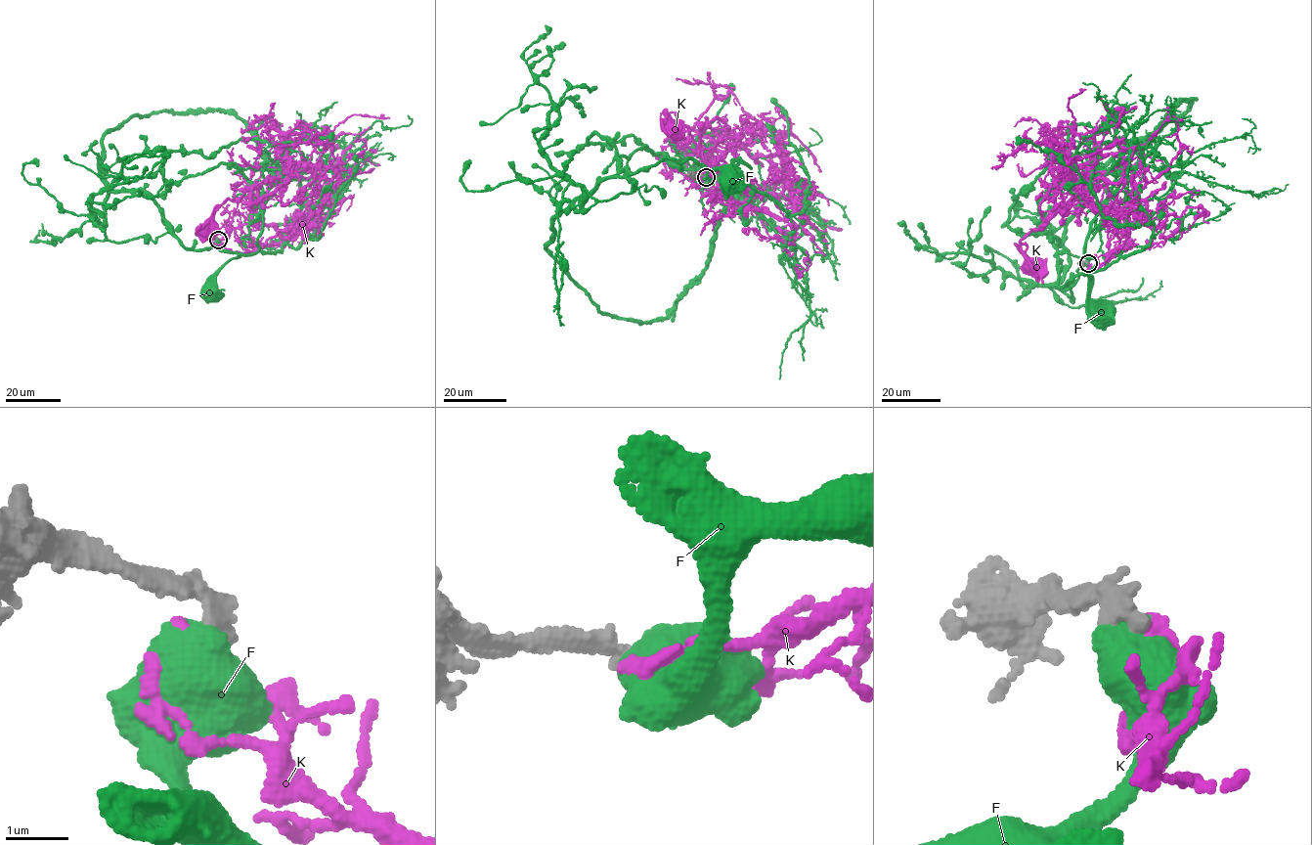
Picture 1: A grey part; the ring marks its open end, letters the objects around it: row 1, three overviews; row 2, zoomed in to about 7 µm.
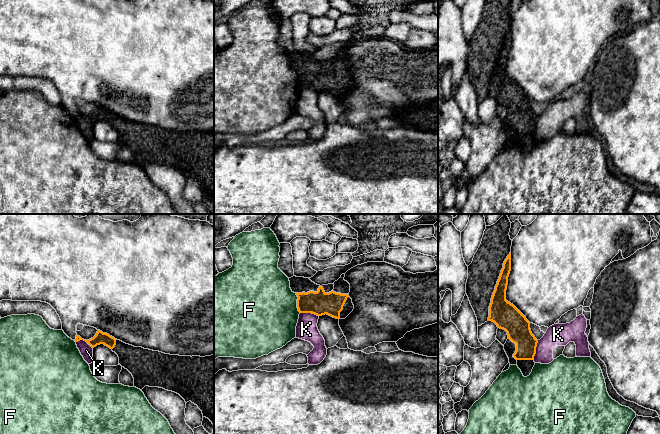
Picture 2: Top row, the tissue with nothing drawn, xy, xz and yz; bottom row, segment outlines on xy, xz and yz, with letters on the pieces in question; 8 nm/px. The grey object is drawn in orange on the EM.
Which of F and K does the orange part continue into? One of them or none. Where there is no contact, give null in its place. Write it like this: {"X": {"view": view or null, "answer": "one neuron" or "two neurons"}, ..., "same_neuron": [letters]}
{"F": {"view": "xz", "answer": "two neurons"}, "K": {"view": "yz", "answer": "two neurons"}, "same_neuron": []}

